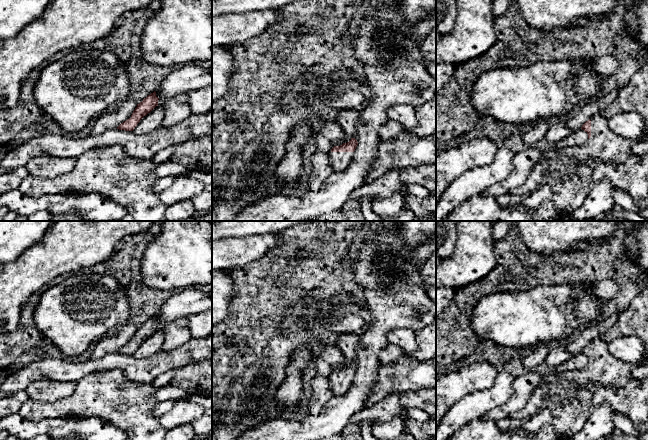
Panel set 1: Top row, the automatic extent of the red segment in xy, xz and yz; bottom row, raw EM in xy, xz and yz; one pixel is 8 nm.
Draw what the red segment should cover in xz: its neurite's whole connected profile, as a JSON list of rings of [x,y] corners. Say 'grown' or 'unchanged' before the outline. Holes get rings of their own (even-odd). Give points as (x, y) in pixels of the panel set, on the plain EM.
grown | [[[355,362],[340,370],[334,370],[327,378],[333,397],[342,396],[347,393],[354,382],[354,375],[358,369]]]

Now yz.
grown | [[[598,335],[582,349],[581,353],[588,358],[588,364],[584,369],[565,372],[554,370],[544,375],[525,407],[509,416],[514,419],[531,419],[543,408],[551,411],[552,419],[529,440],[568,440],[583,429],[594,410],[592,391],[589,387],[591,384],[595,387],[623,387],[632,378],[632,370],[636,366],[648,364],[648,359],[644,358],[638,363],[616,359],[609,353],[607,344]]]

